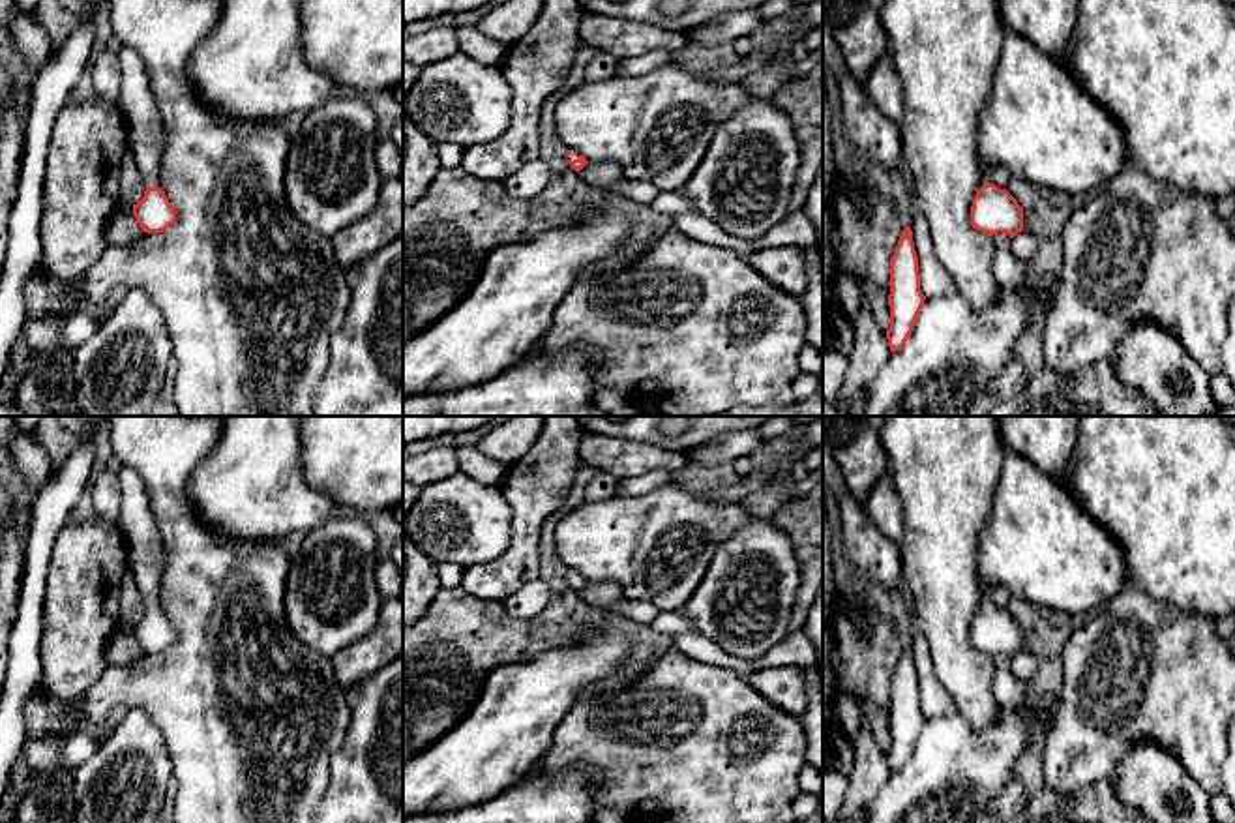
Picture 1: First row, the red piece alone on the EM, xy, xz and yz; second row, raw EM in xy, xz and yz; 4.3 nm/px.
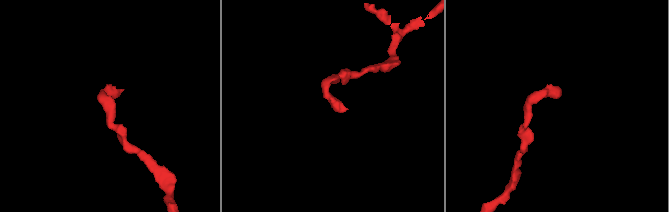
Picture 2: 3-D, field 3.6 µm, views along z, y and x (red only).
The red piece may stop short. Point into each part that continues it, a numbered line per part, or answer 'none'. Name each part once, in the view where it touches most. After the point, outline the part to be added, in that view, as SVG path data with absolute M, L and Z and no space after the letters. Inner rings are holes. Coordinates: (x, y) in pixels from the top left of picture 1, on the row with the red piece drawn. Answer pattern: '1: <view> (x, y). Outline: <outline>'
1: xy (143, 124). Outline: M122 45L118 52L122 86L118 109L126 126L127 148L146 186L159 186L159 167L163 156L163 124L156 105L146 64L142 56Z

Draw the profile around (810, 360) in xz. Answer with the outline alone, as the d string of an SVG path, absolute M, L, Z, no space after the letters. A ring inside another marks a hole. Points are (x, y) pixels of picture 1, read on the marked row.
M806 343L796 356L796 367L804 373L819 375L823 371L823 354Z

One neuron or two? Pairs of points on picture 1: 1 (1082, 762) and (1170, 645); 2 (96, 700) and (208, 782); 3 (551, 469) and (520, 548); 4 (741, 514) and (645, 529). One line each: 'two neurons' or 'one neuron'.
1: one neuron
2: one neuron
3: one neuron
4: one neuron

